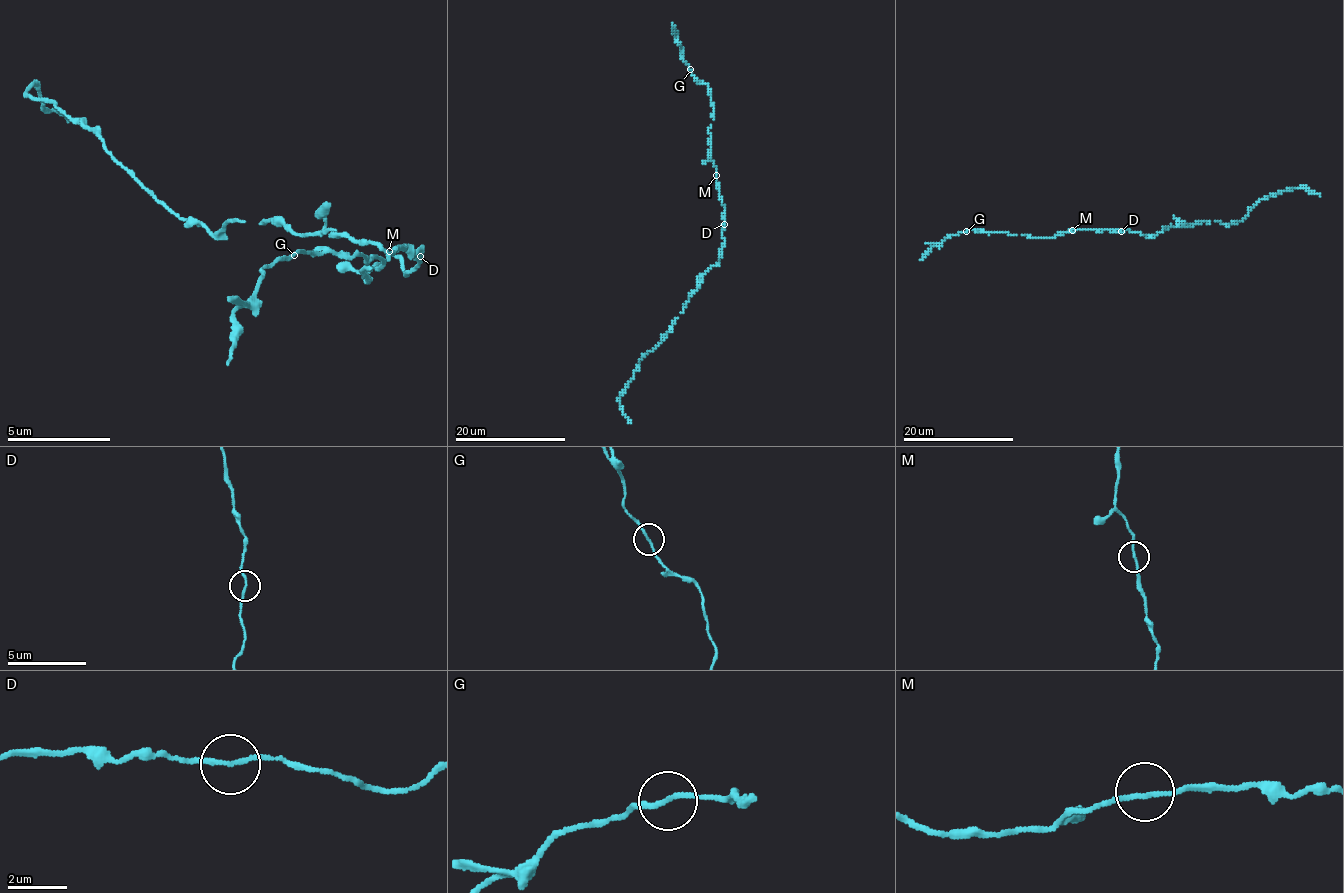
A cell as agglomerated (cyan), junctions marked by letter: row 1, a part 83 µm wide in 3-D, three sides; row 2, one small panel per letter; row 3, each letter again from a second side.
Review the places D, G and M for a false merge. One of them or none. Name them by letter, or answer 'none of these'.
none of these

